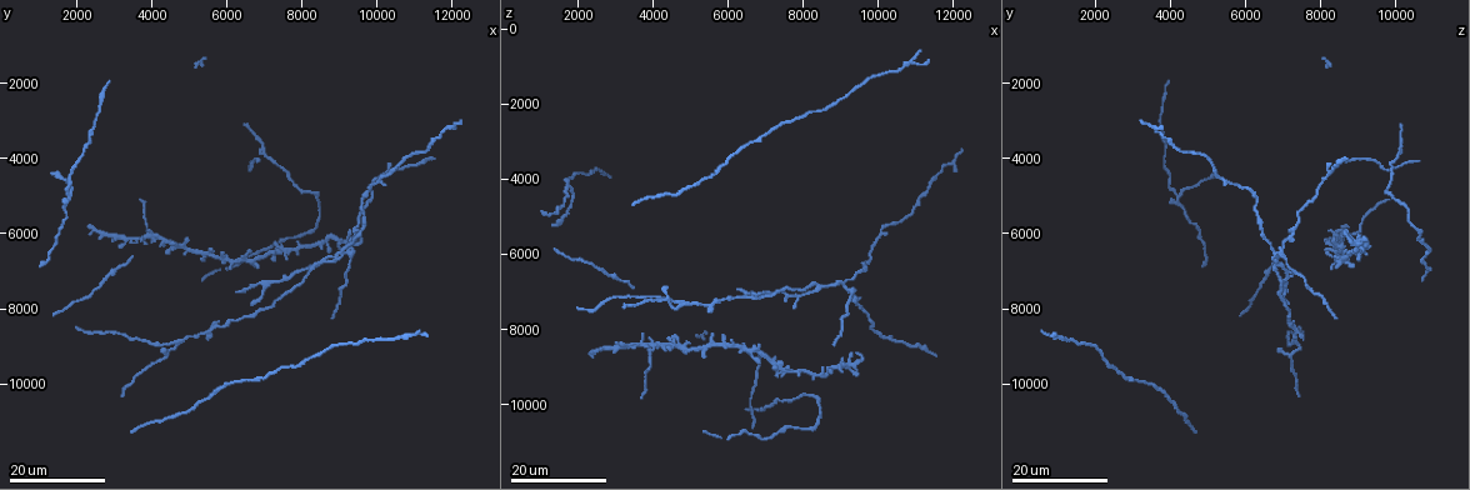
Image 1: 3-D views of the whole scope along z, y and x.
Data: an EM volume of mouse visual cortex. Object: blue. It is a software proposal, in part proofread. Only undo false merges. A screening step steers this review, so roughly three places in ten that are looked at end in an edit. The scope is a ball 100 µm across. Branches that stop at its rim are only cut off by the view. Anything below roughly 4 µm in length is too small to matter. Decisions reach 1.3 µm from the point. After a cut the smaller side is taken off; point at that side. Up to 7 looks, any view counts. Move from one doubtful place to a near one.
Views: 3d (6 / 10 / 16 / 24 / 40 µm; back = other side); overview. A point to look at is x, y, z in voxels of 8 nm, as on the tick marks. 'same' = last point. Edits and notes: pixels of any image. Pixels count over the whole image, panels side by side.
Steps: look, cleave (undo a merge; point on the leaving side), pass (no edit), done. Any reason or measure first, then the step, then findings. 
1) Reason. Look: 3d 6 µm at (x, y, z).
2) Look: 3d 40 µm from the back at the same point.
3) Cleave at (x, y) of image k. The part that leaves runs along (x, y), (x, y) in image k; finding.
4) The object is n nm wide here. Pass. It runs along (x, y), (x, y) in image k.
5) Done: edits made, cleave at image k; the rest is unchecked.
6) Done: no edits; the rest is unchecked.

Look: 3d 24 µm at (8450, 6800, 6800).

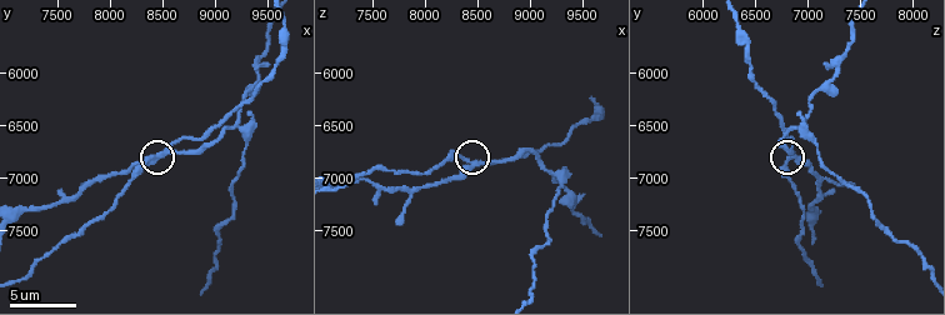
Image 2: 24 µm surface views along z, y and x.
Look: 3d 6 µm at (8460, 6800, 6880).

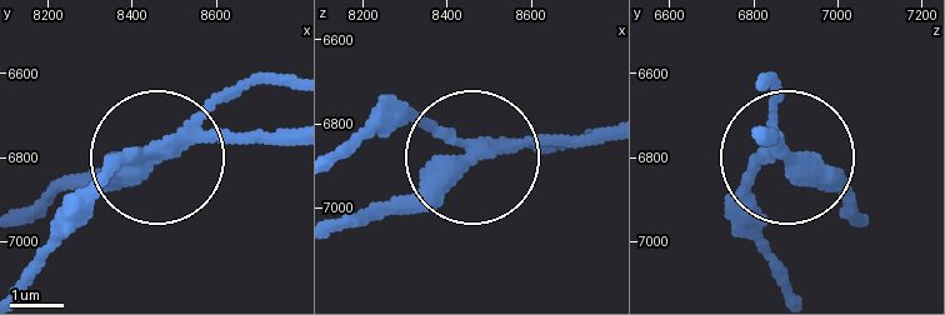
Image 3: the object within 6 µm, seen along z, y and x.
3 arms meet here. Cleave at (253, 141) of image 3. The part that leaves runs along (180, 151), (283, 139) in image 3; a second cell is stuck on.

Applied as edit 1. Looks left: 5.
A fork. Look: 3d 24 µm at (4900, 8800, 7300).

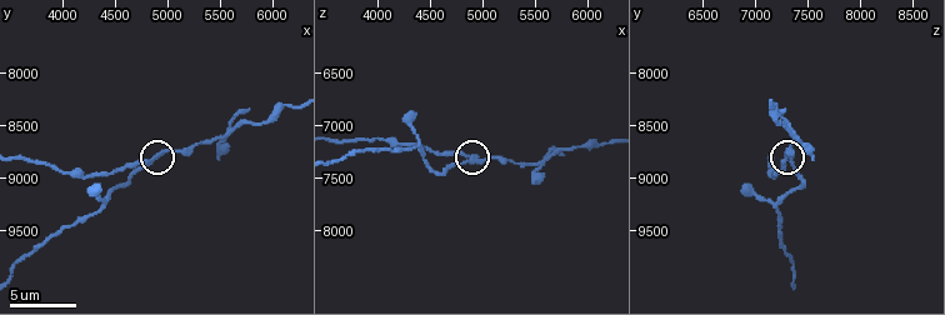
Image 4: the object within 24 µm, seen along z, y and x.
Look: 3d 6 µm at (4840, 8840, 7340).

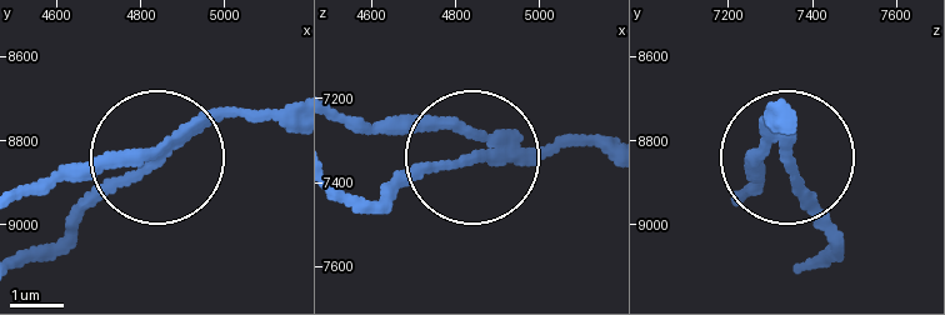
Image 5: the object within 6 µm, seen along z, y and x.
The side arm is 27 µm long. Cleave at (120, 151) of image 5. The part that leaves runs along (186, 129), (29, 183) in image 5; two cells meet here.

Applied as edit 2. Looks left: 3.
Redraw. Look: overview.

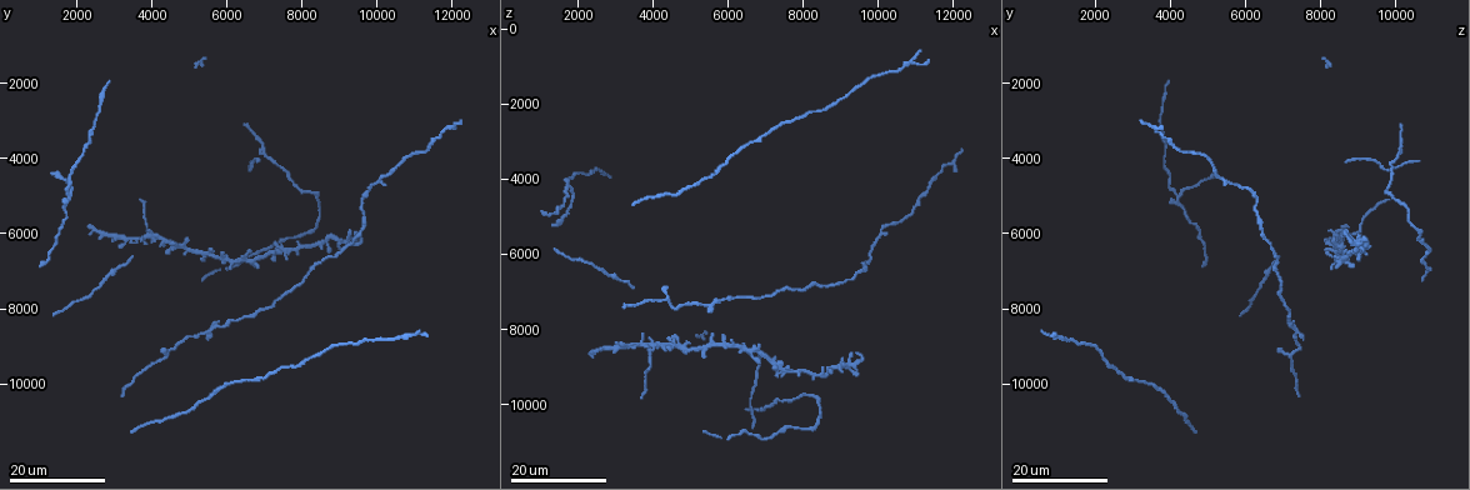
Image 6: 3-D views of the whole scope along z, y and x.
Look: 3d 16 µm at (6200, 8350, 7100).

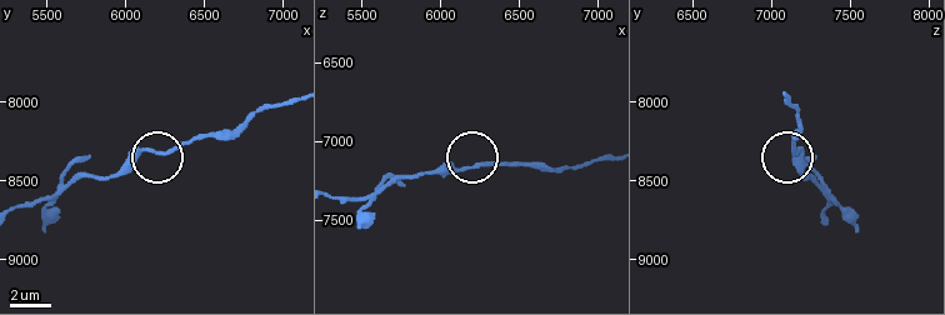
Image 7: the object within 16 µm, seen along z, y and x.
Look: 3d 6 µm at (6200, 8320, 7160).

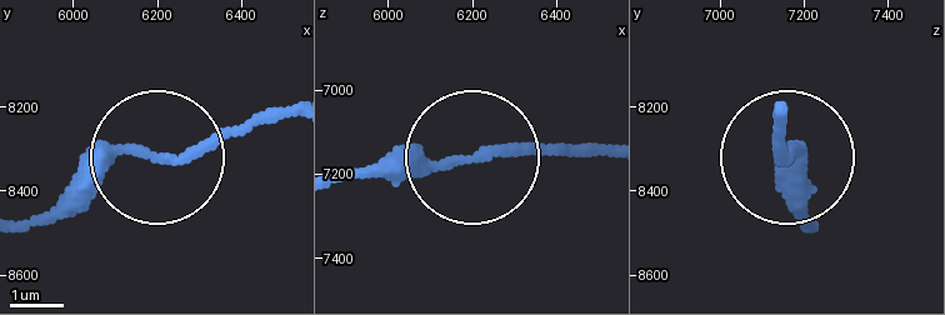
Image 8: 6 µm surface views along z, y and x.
The object is 180 nm wide here. Pass. It runs along (153, 159), (103, 163), (23, 221) in image 8; one cell here.

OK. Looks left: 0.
Done: edits made, cleave at image 3, cleave at image 5; the rest is unchecked.

